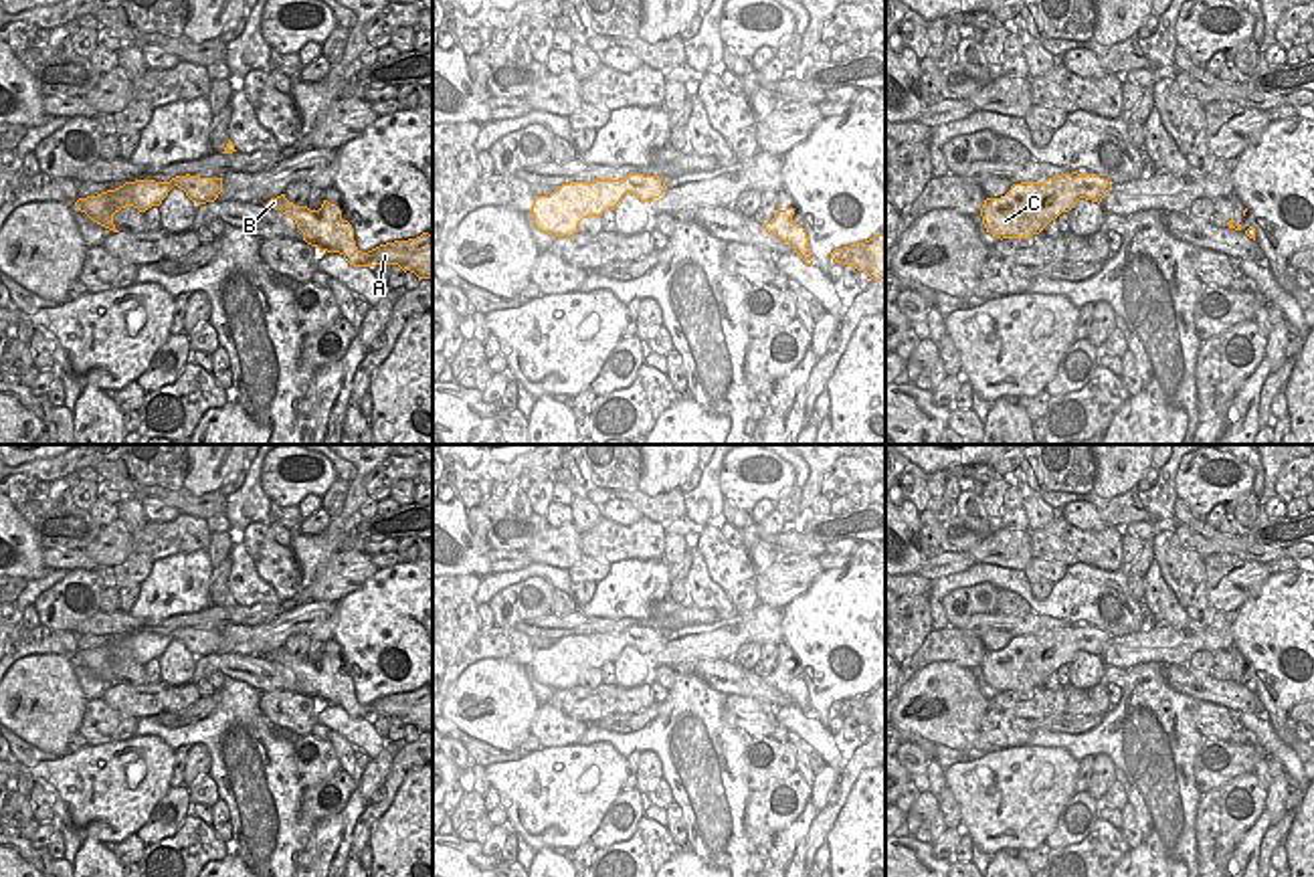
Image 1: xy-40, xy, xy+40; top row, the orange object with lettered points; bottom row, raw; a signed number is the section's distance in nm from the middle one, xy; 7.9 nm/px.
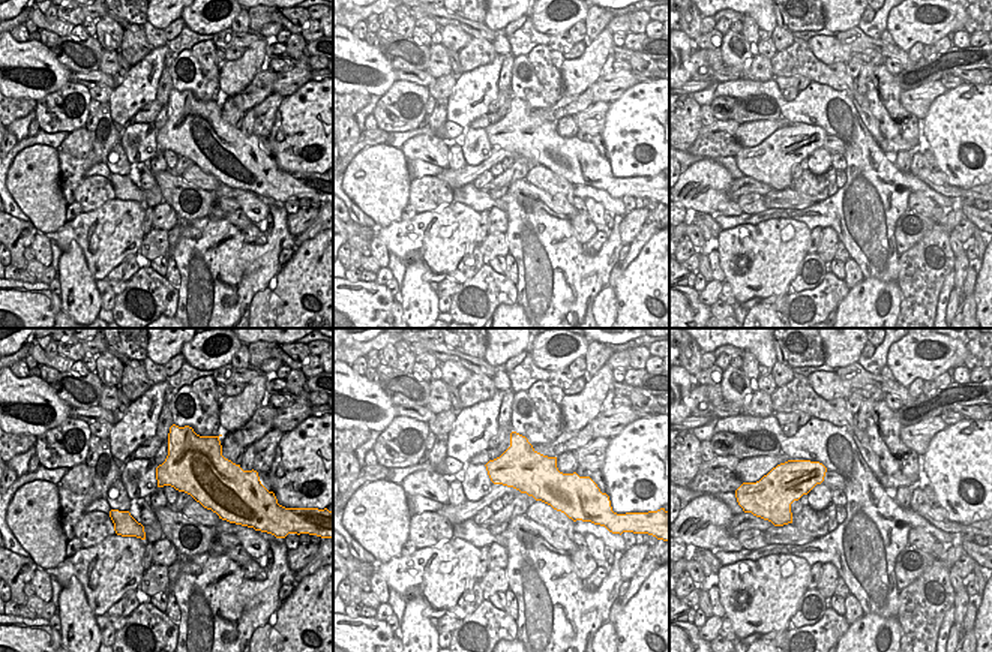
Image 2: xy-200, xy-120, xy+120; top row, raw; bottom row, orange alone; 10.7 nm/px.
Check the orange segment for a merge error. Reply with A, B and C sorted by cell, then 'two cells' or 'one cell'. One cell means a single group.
groups A B C; one cell

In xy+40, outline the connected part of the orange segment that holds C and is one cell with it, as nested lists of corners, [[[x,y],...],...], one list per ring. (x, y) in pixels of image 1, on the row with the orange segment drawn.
[[[1061,174],[1045,182],[1021,182],[1001,198],[987,198],[980,216],[997,238],[1031,238],[1080,198],[1102,202],[1112,184],[1096,174]]]

